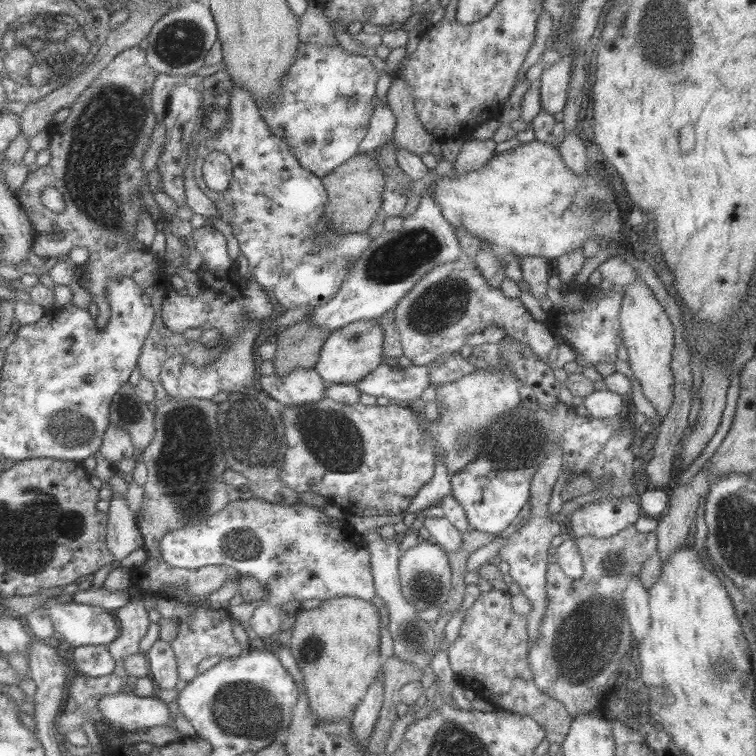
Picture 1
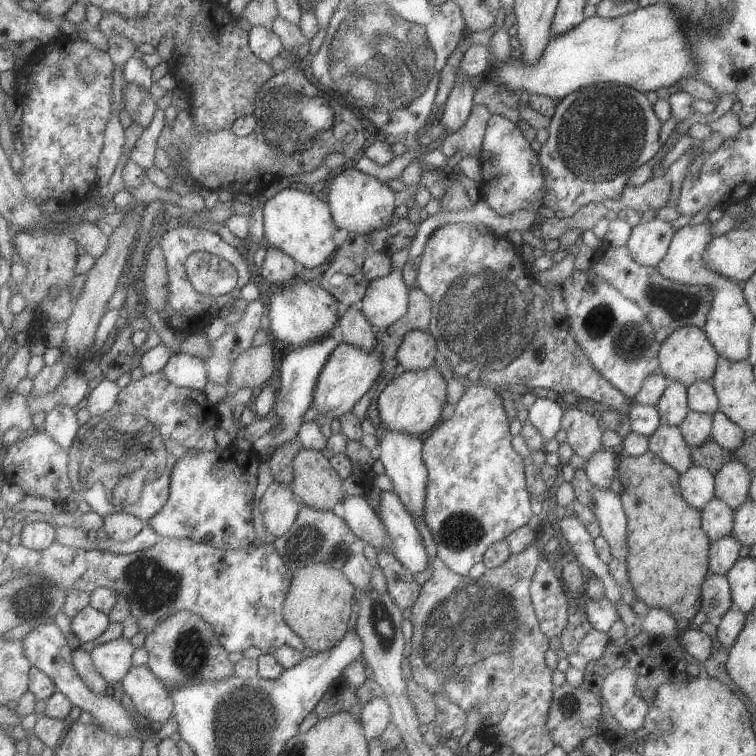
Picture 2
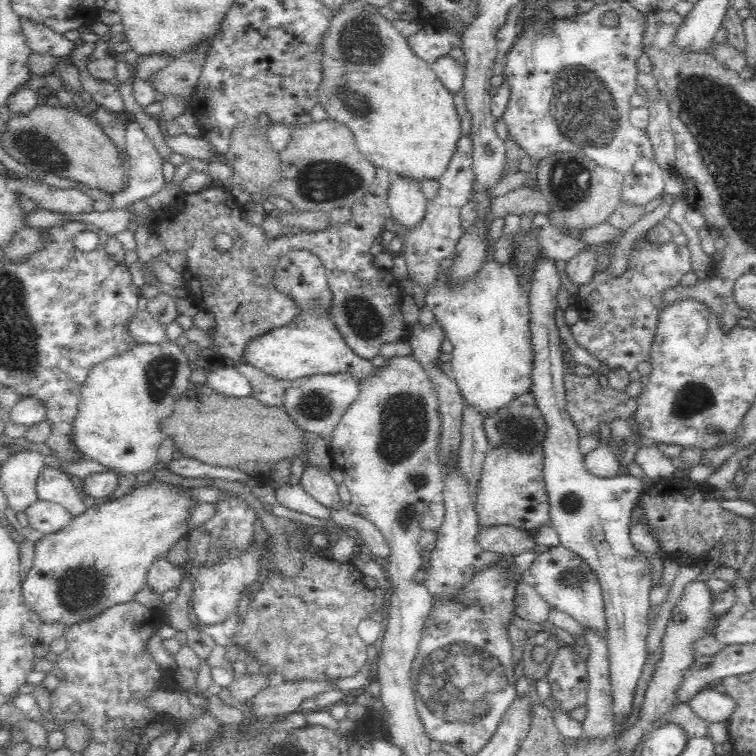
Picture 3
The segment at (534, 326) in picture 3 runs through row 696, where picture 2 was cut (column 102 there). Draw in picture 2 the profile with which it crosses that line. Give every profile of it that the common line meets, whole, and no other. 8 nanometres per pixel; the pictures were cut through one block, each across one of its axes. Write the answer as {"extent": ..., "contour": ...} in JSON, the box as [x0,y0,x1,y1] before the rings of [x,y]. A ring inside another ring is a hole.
{"extent":[71,607,111,642],"contour":[[[92,607],[81,609],[71,620],[71,632],[81,641],[89,642],[107,632],[111,623],[110,615]]]}

